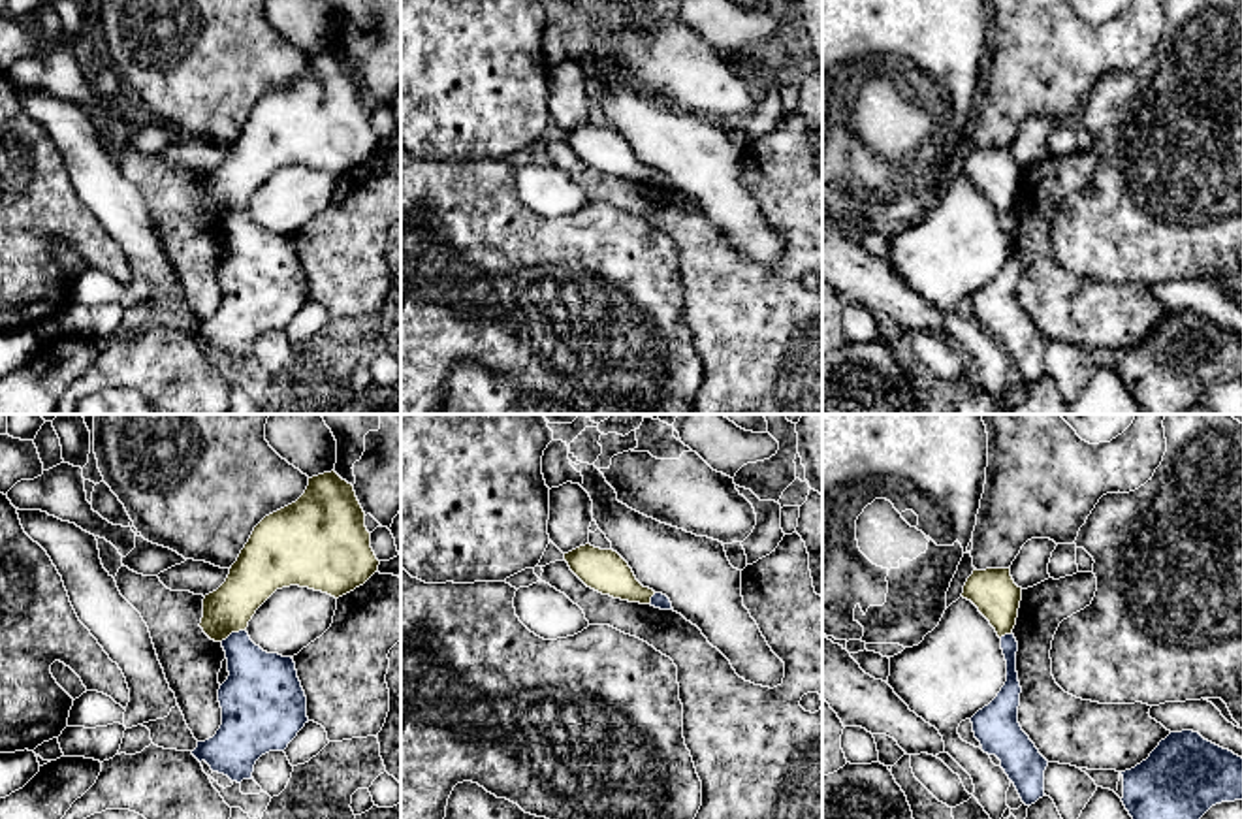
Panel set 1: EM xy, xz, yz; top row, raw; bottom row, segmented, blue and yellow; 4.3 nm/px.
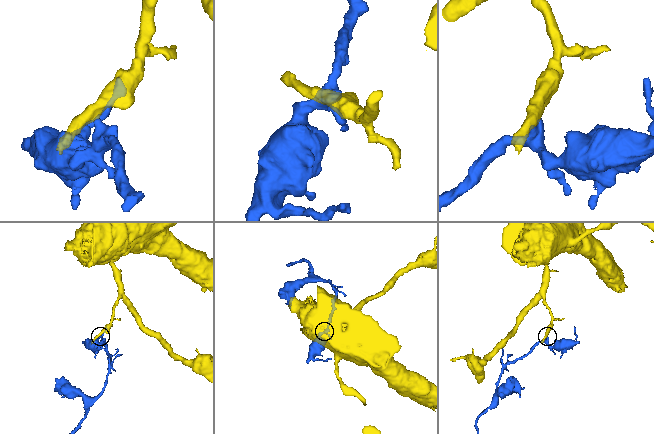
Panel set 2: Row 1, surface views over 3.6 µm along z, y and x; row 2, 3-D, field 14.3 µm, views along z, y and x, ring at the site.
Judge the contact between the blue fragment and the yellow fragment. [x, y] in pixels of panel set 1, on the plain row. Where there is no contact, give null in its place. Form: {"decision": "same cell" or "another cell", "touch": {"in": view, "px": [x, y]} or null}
{"decision": "another cell", "touch": {"in": "xy", "px": [232, 211]}}

